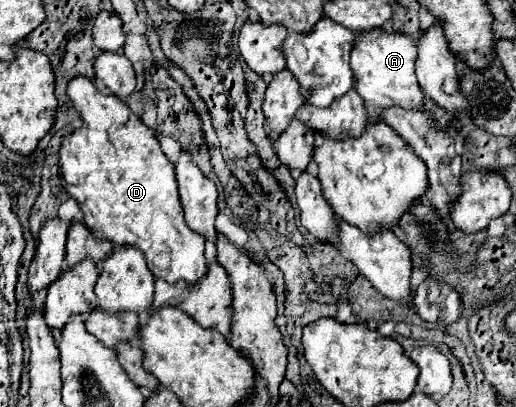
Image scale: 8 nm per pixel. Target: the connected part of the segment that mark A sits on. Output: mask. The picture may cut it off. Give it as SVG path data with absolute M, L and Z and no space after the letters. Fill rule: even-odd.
M377 28L377 32L357 32L351 52L351 68L355 76L355 88L365 100L365 108L369 114L369 122L379 120L381 108L387 106L403 106L419 110L425 102L423 92L417 84L415 76L415 60L417 60L417 48L415 40L403 32L395 30L383 30Z

